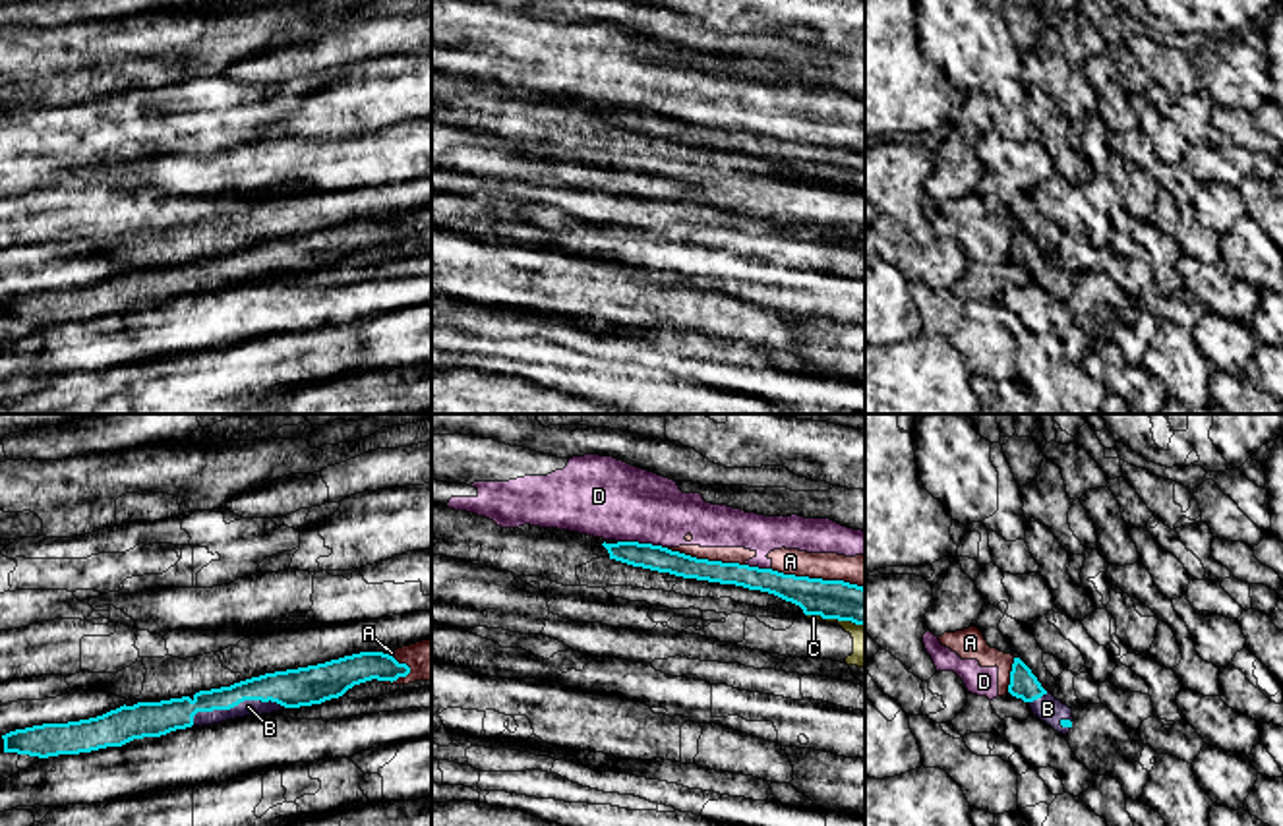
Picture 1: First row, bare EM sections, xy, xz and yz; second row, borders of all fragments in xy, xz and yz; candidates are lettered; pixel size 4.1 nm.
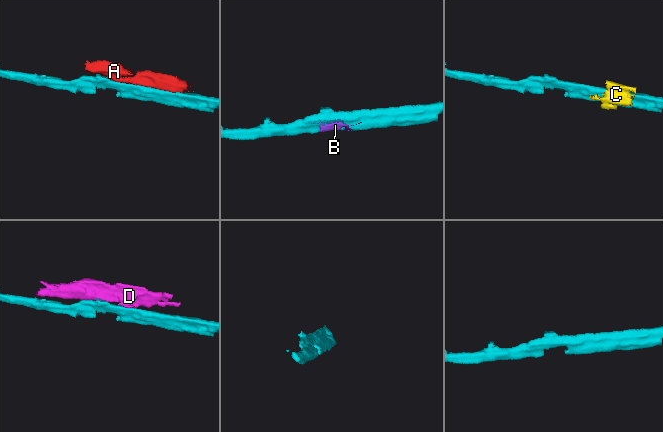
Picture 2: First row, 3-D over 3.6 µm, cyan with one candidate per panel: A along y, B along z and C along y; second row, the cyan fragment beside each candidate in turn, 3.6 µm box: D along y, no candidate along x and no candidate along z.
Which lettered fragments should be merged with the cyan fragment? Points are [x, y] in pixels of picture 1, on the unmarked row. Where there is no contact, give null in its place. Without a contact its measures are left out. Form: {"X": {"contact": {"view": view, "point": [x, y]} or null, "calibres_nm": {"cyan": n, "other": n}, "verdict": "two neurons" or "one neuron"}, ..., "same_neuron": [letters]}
{"A": {"contact": {"view": "xz", "point": [817, 146]}, "calibres_nm": {"cyan": 160, "other": 130}, "verdict": "two neurons"}, "B": {"contact": {"view": "xy", "point": [233, 273]}, "calibres_nm": {"cyan": 150, "other": 60}, "verdict": "one neuron"}, "C": {"contact": {"view": "xz", "point": [835, 184]}, "calibres_nm": {"cyan": 160, "other": 100}, "verdict": "two neurons"}, "D": {"contact": {"view": "xz", "point": [643, 111]}, "calibres_nm": {"cyan": 110, "other": 340}, "verdict": "two neurons"}, "same_neuron": ["B"]}

